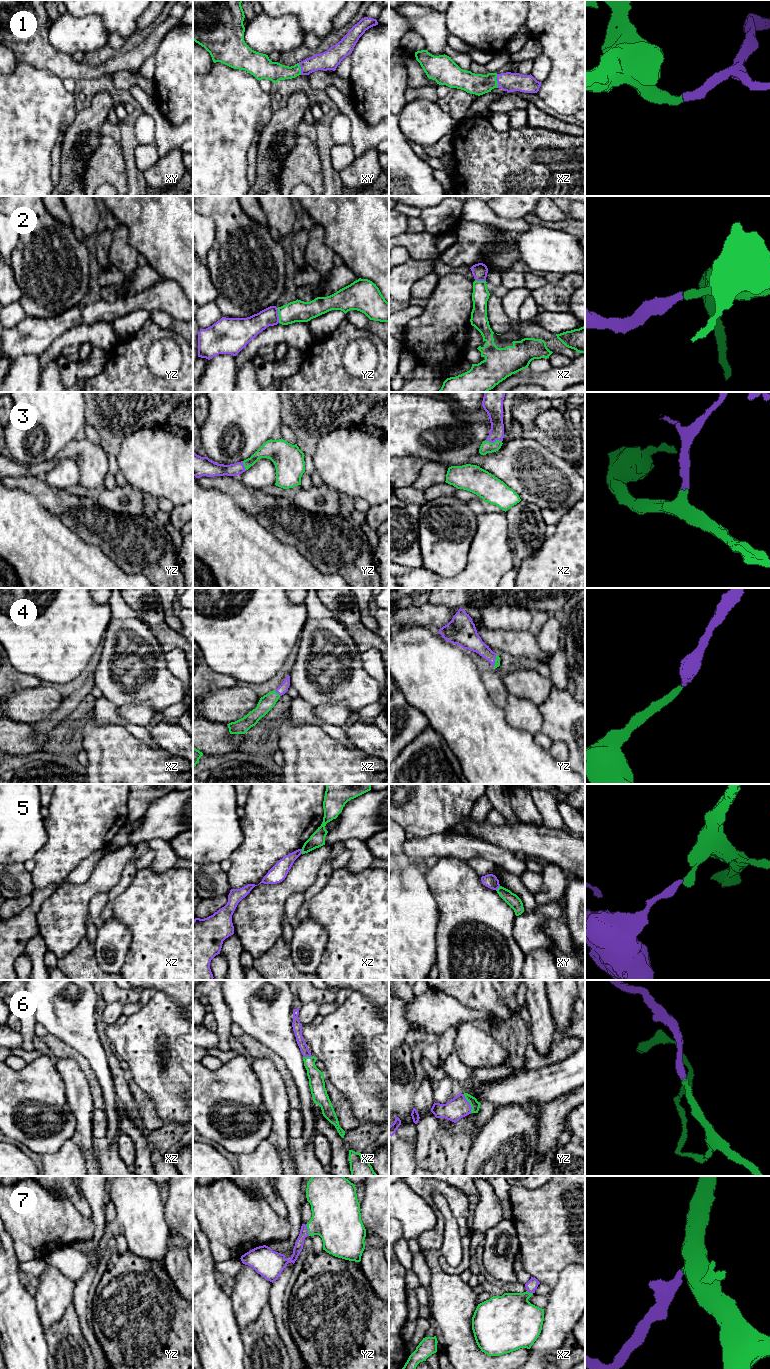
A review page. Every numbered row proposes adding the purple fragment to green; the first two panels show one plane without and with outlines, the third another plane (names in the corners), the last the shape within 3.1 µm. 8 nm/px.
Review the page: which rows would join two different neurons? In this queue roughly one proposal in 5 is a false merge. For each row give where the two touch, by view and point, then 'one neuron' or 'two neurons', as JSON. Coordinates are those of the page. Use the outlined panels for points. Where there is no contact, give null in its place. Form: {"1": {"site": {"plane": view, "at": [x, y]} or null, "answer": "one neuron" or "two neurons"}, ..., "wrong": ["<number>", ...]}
{"1": {"site": {"plane": "xz", "at": [496, 81]}, "answer": "one neuron"}, "2": {"site": {"plane": "yz", "at": [278, 315]}, "answer": "one neuron"}, "3": {"site": {"plane": "xz", "at": [494, 442]}, "answer": "one neuron"}, "4": {"site": {"plane": "xz", "at": [277, 693]}, "answer": "one neuron"}, "5": {"site": {"plane": "xz", "at": [302, 851]}, "answer": "two neurons"}, "6": {"site": {"plane": "yz", "at": [469, 1102]}, "answer": "one neuron"}, "7": {"site": {"plane": "yz", "at": [308, 1230]}, "answer": "one neuron"}, "wrong": ["5"]}

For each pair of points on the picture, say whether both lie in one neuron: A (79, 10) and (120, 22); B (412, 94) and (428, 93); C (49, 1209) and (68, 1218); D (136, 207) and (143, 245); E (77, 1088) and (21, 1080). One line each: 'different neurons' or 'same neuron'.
A: same neuron
B: same neuron
C: same neuron
D: same neuron
E: different neurons

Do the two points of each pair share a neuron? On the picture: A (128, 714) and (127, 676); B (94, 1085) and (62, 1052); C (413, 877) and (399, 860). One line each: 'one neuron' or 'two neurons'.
A: two neurons
B: one neuron
C: two neurons

